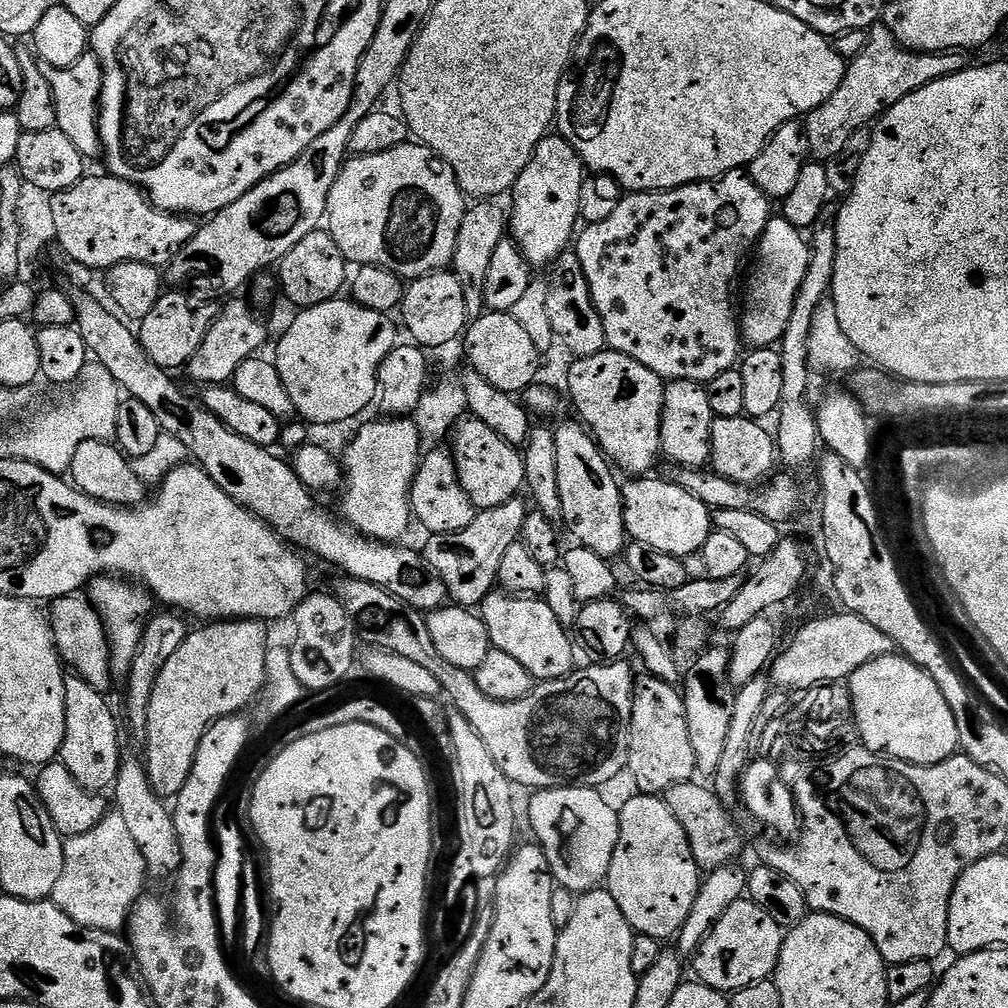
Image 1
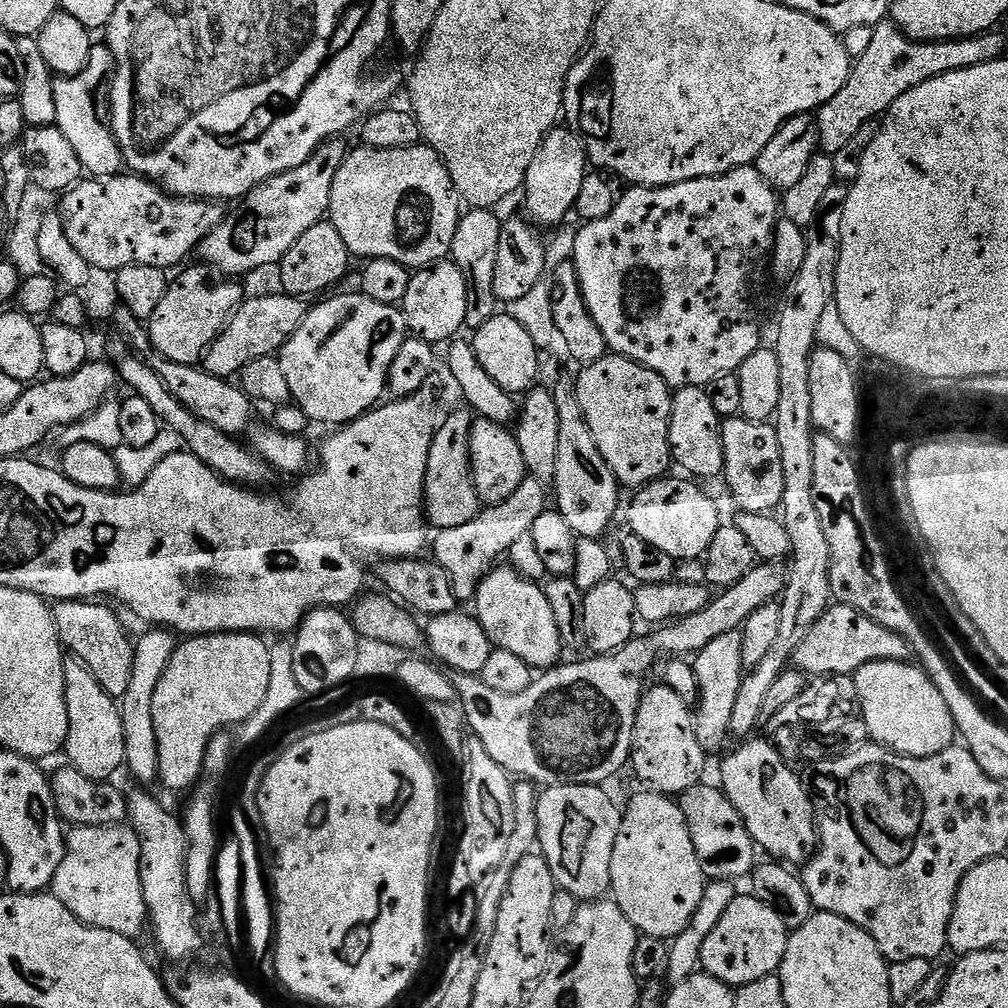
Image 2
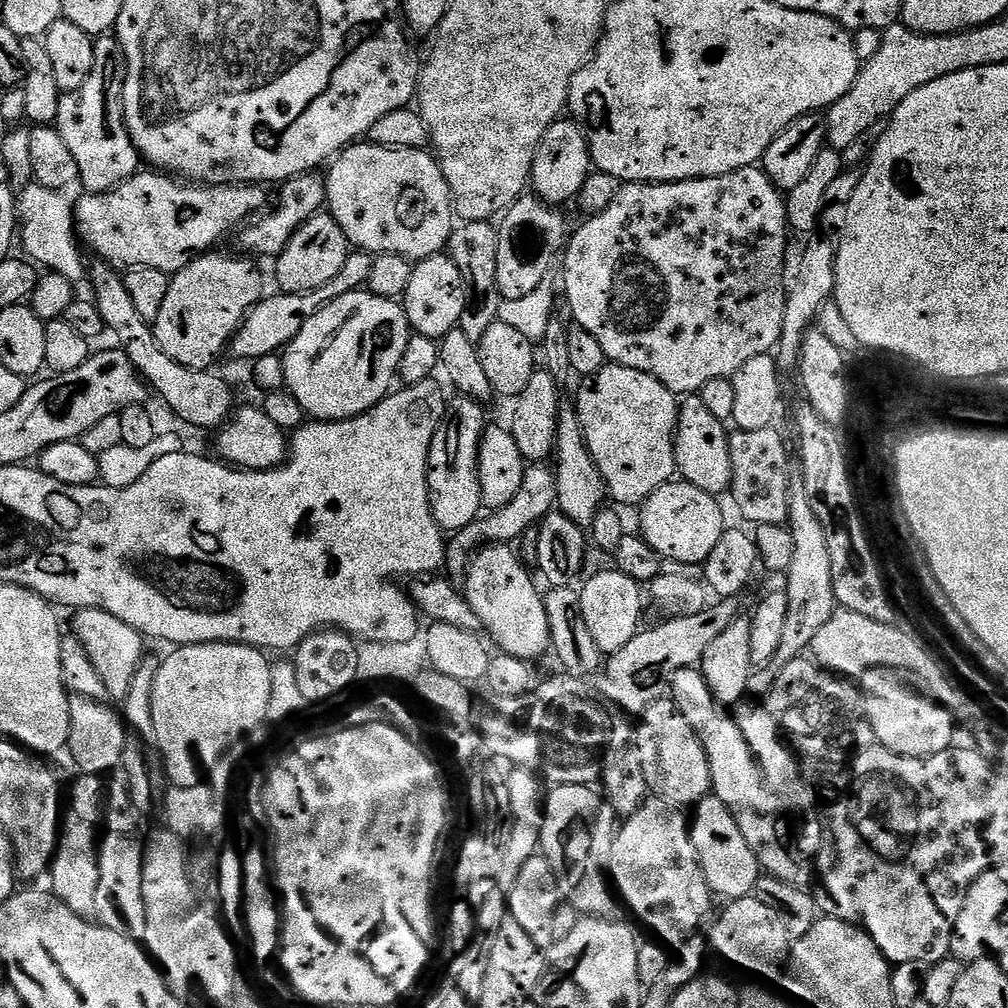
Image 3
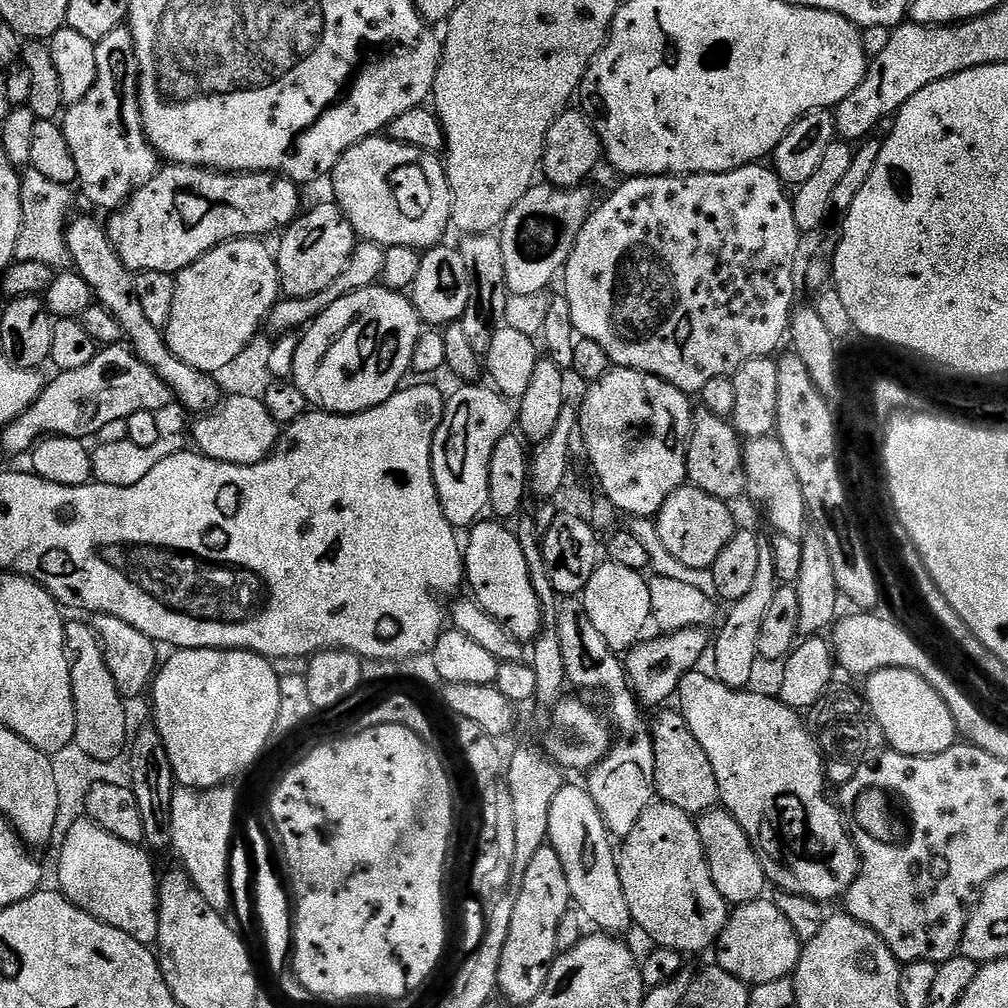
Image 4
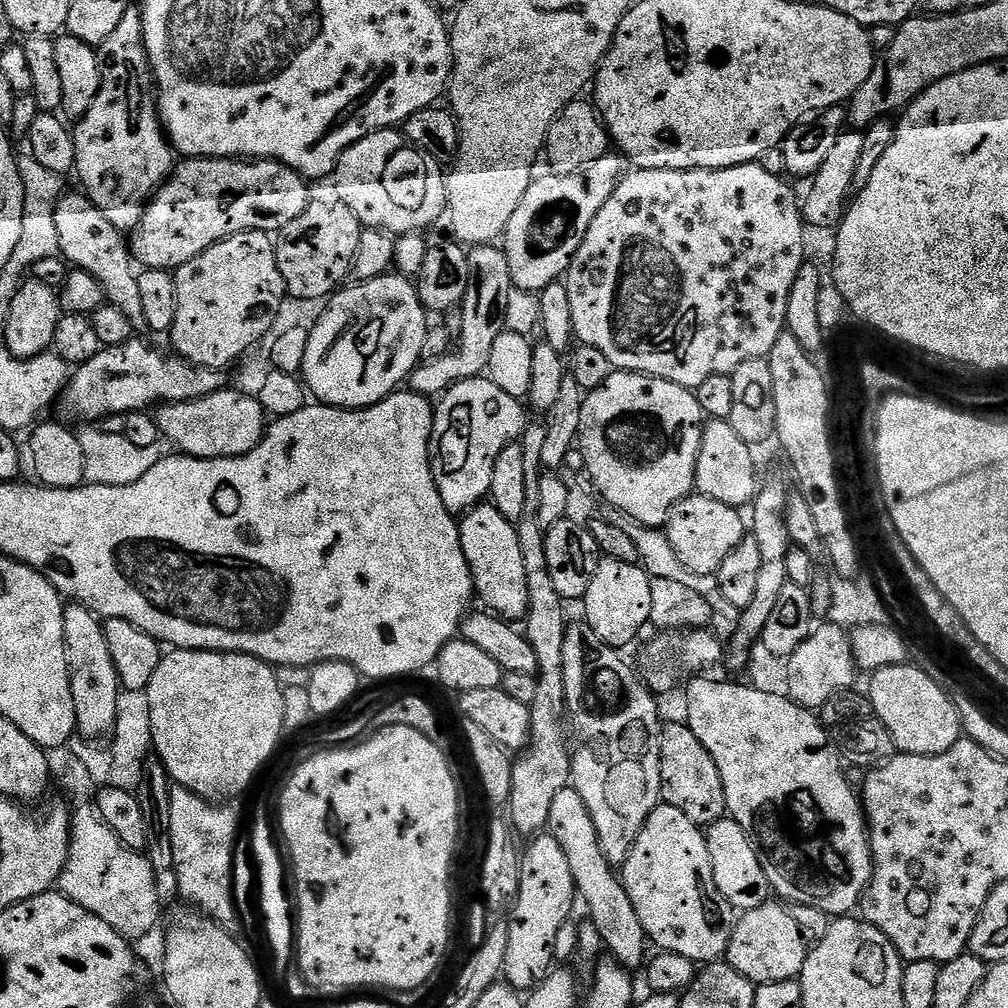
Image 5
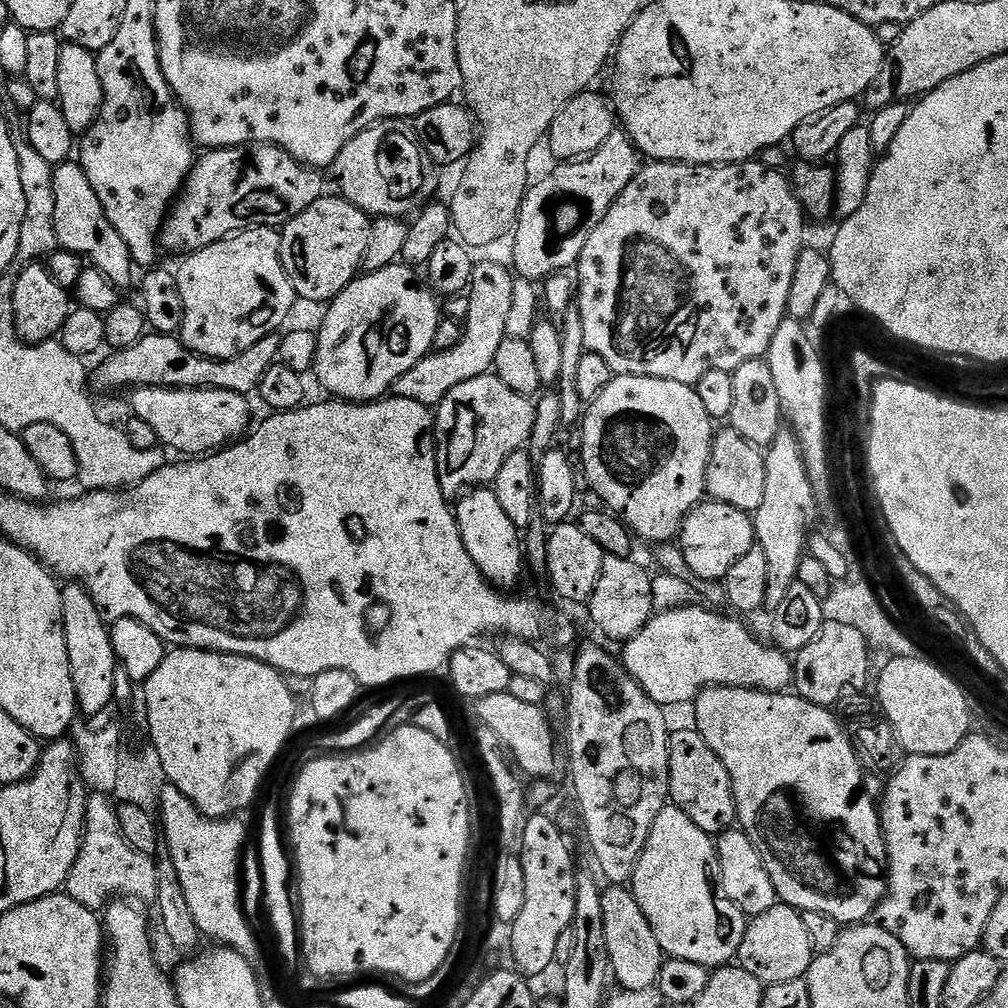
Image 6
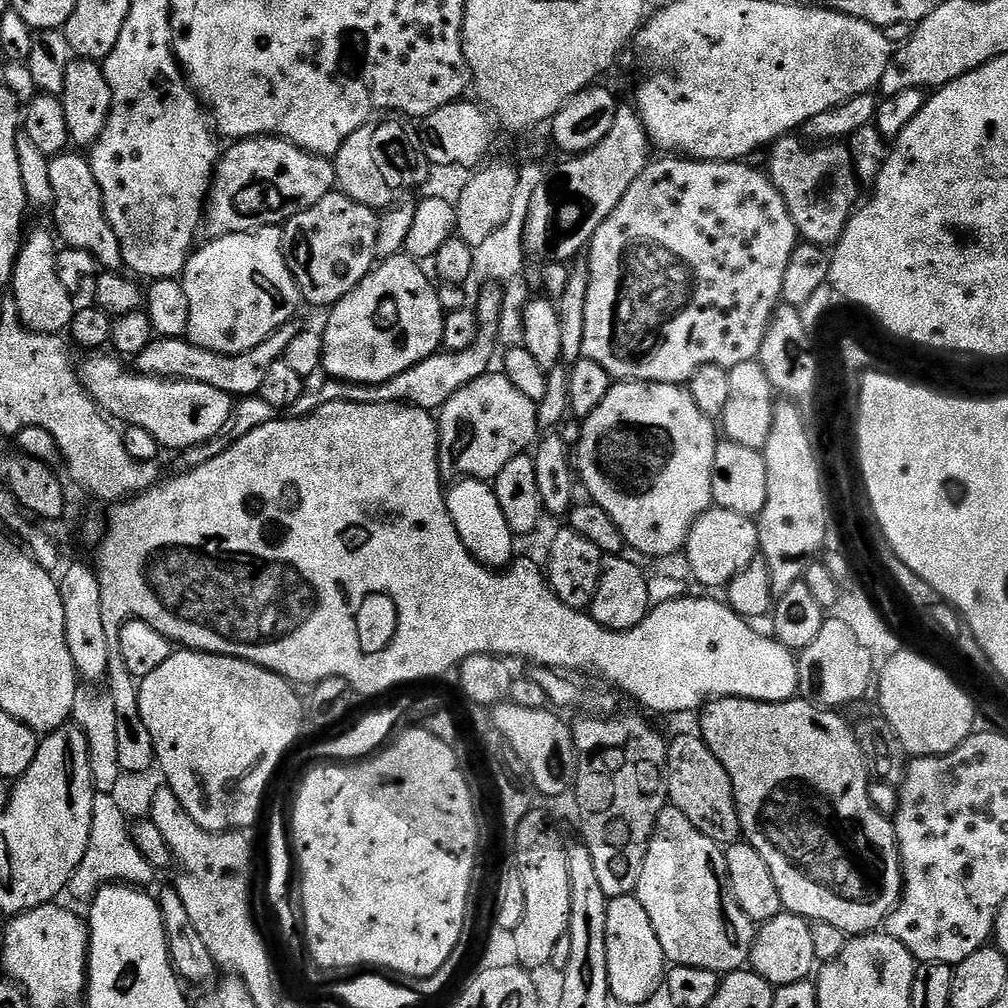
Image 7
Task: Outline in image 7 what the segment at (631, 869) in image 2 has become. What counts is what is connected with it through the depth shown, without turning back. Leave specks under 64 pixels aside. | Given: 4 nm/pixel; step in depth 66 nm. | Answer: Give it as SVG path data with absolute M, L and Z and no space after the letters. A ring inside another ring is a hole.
M666 806L656 818L656 829L648 843L634 895L646 909L650 926L654 926L654 934L658 934L658 942L662 942L664 959L669 965L698 966L702 970L727 974L741 971L749 963L756 928L752 920L742 914L742 906L738 906L734 898L724 848L706 838L706 834L698 831L690 818L686 818L686 814L677 808Z

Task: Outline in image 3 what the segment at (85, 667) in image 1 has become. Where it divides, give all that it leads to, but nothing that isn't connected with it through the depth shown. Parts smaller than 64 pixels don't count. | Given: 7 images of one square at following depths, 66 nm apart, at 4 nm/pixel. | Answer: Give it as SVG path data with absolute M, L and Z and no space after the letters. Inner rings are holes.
M81 608L75 613L71 631L80 639L88 657L94 662L94 668L104 683L104 691L113 701L122 702L126 694L130 694L130 686L134 683L134 676L138 674L140 663L146 655L145 637L140 635L134 626L126 626L122 618L114 618L106 610L97 608Z

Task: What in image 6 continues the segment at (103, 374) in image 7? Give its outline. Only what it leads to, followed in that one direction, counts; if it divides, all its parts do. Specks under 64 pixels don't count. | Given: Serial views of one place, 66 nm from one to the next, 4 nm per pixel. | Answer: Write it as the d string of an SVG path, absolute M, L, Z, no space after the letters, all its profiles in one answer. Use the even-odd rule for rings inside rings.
M137 388L131 396L131 415L151 426L157 441L165 449L185 452L183 455L188 458L219 452L239 441L250 428L249 397L242 392L205 388Z

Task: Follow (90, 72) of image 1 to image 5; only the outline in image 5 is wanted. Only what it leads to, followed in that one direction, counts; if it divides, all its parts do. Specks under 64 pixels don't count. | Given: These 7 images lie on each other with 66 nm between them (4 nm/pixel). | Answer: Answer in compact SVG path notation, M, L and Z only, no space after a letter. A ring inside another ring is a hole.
M128 7L122 22L118 22L118 30L98 45L98 55L100 89L90 110L74 124L74 172L80 175L79 187L84 195L106 214L106 222L128 234L138 227L148 201L172 175L174 167L174 149L160 127L160 113L156 110L139 7Z

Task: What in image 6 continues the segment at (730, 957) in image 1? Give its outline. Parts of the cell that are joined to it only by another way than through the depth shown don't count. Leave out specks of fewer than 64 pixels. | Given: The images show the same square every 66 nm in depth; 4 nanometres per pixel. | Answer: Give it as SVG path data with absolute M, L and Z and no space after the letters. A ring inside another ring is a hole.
M777 902L766 914L758 914L748 920L748 929L742 938L738 966L746 974L754 974L764 985L778 982L794 982L805 979L814 959L810 933L797 908Z

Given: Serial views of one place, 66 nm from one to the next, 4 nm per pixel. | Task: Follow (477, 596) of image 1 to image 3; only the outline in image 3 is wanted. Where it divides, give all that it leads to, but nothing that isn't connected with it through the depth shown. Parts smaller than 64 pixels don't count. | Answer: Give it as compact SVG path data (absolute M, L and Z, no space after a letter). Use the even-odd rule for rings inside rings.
M529 463L524 469L522 490L518 490L518 494L514 494L514 502L495 509L491 514L481 515L473 524L466 526L461 532L457 532L451 537L446 548L447 571L463 573L469 567L470 557L473 553L489 542L511 545L513 542L519 541L526 530L539 525L540 521L556 507L555 471L547 463Z

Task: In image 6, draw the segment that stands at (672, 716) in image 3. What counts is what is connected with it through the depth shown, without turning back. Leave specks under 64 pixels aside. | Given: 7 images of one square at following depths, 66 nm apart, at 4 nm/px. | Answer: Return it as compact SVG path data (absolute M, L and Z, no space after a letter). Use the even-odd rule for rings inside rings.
M695 727L680 728L668 738L668 794L671 803L710 837L718 837L737 823L734 790L726 766L706 746L702 734Z

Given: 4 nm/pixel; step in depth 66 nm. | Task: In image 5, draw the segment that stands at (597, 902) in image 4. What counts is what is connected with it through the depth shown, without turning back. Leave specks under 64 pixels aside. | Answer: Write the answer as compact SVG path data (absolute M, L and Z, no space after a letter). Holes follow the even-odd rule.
M564 788L554 798L554 806L550 806L550 818L547 831L558 838L558 846L566 850L566 859L570 861L570 874L576 883L579 899L584 900L588 907L590 923L602 934L602 942L609 953L613 952L615 959L623 967L636 970L646 960L644 944L646 937L642 930L642 922L638 922L638 914L626 894L621 877L614 873L613 865L602 854L602 846L598 842L598 834L594 830L594 822L590 818L590 810L586 810L586 802L582 802L576 789Z

